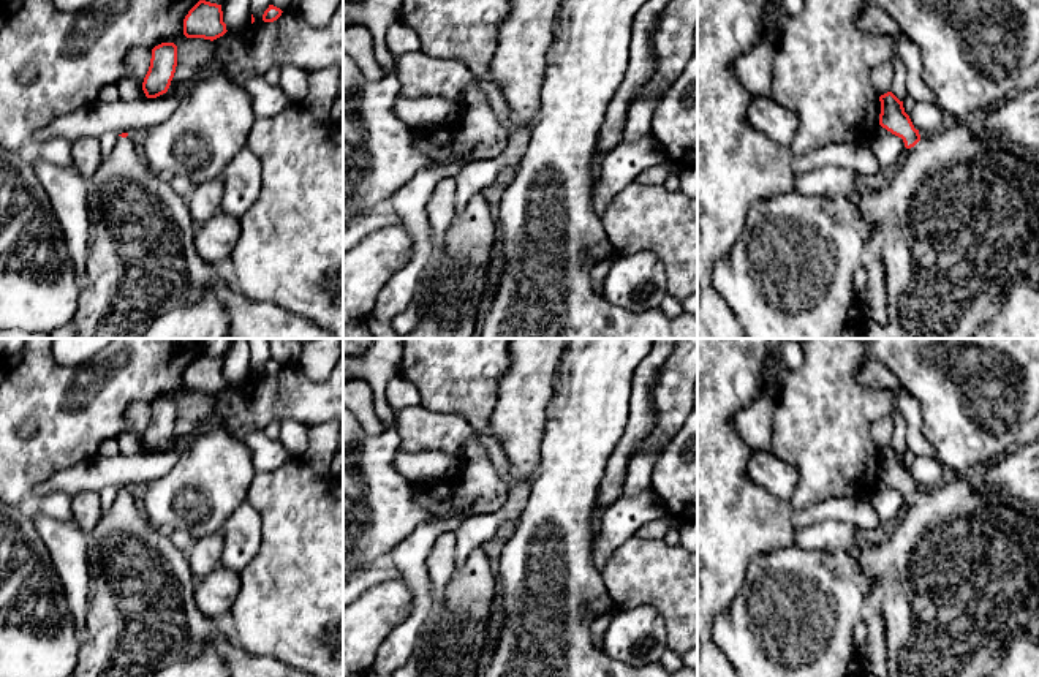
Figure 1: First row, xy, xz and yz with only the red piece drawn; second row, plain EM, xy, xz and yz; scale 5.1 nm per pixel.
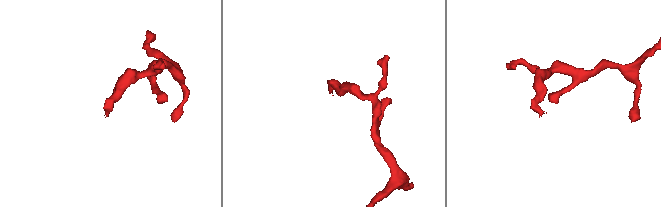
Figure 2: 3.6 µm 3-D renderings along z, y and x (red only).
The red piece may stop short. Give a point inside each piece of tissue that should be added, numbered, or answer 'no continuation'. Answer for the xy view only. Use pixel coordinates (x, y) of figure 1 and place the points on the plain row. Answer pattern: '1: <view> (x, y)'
1: xy (143, 617)

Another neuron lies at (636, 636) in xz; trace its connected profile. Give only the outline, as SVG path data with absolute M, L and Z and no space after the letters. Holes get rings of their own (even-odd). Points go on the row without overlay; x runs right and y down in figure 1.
M652 606L618 609L604 633L603 650L634 668L658 663L666 650L666 622Z

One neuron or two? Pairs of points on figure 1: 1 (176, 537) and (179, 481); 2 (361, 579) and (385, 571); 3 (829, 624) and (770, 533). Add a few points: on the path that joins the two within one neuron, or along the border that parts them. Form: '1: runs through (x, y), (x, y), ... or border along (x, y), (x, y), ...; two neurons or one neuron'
1: border along (168, 532), (185, 530), (195, 540); two neurons
2: runs through (367, 578), (378, 571); one neuron
3: border along (793, 543), (758, 554), (748, 568); two neurons

